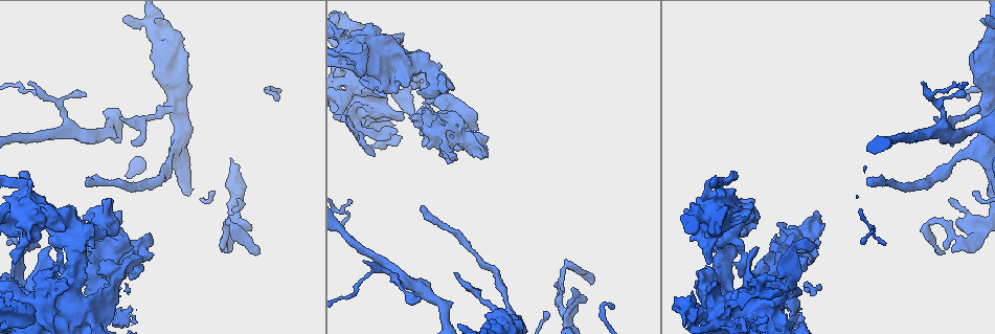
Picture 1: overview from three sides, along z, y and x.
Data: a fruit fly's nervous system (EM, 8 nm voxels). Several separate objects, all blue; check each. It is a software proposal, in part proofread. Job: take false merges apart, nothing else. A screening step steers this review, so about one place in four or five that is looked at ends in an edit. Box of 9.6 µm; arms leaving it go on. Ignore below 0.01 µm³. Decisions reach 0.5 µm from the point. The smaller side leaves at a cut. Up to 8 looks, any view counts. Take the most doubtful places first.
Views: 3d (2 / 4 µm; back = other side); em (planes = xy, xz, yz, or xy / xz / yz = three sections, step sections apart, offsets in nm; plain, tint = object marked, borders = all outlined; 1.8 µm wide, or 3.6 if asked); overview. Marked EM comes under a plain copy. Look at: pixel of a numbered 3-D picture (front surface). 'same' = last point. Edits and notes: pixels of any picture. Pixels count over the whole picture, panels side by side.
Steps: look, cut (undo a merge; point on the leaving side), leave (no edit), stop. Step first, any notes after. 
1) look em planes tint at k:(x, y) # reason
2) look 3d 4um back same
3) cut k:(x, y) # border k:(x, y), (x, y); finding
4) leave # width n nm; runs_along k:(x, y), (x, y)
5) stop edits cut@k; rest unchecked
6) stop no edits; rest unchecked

look em planes tint at 1:(361, 101)

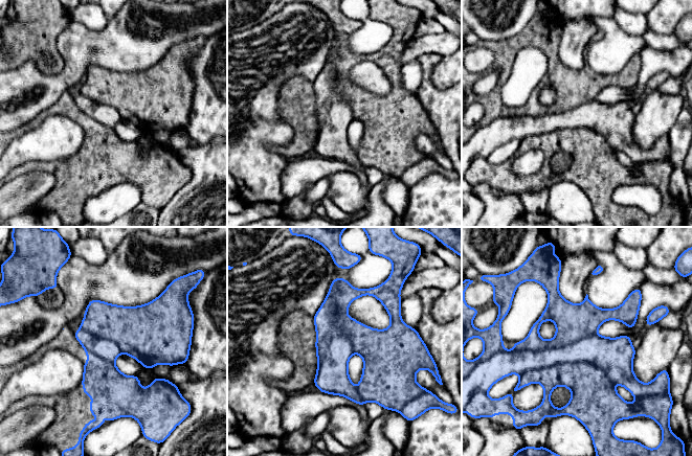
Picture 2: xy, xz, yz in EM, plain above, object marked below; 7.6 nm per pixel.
cut 2:(596, 349) # part_leaving 2:(333, 286), (327, 301), (332, 374), (358, 401); two cells meet here

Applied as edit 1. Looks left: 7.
look em 3.6um yz step 4 tint at 1:(704, 218) # thick turns thin

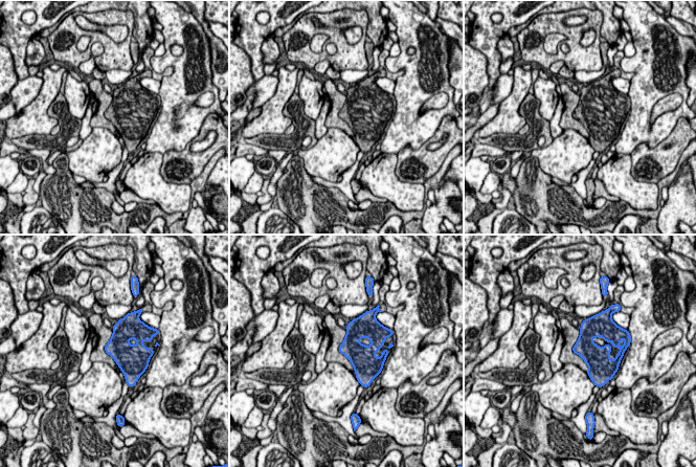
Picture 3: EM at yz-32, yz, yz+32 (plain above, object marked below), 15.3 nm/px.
leave # continuous, no second cell

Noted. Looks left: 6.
look em xz step 16 tint at 1:(942, 98) # sharp bend

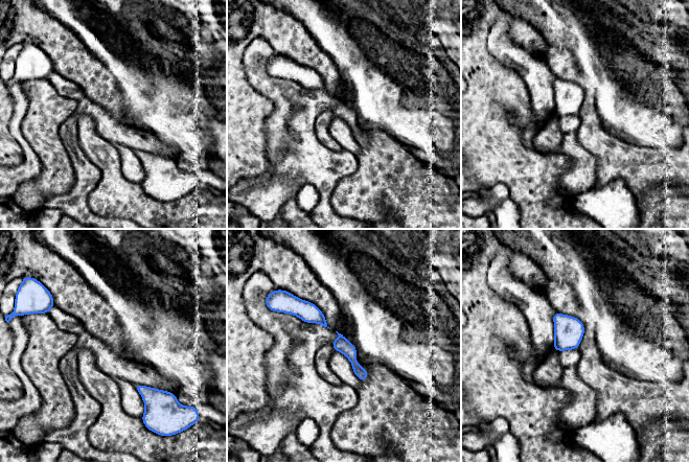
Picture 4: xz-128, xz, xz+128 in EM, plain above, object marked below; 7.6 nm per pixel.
look em planes tint same

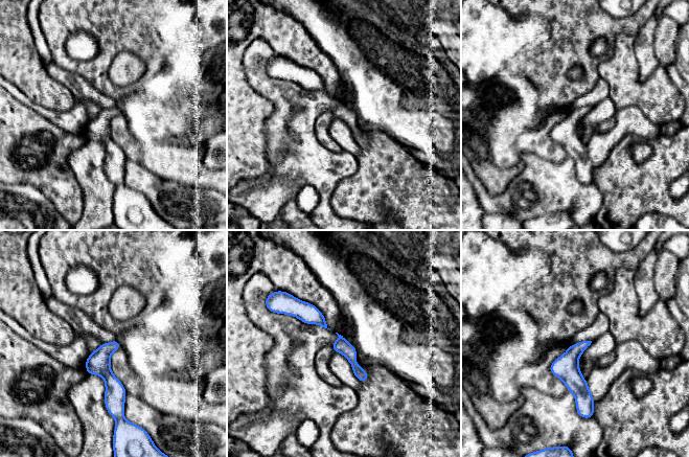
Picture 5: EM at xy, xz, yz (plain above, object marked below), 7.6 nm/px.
leave # width 120 nm; runs_along 5:(587, 343), (572, 357), (583, 410); one cell here

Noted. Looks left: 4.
stop edits cut@2; rest unchecked

